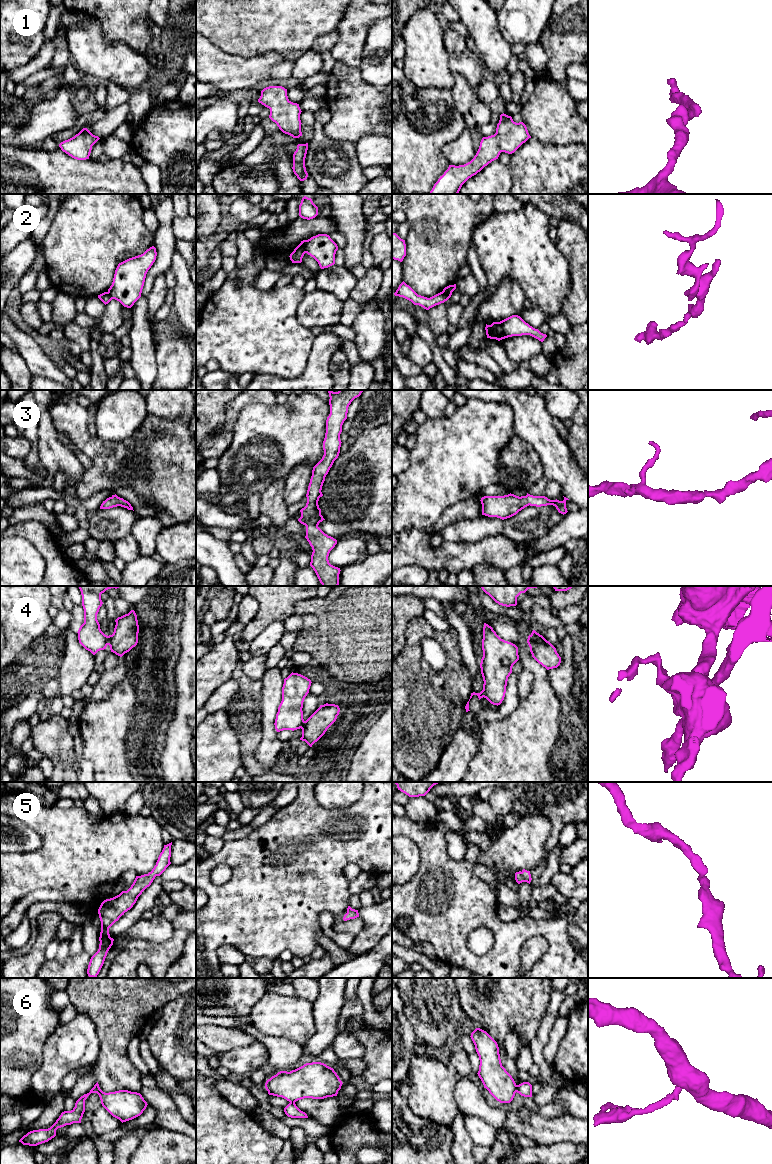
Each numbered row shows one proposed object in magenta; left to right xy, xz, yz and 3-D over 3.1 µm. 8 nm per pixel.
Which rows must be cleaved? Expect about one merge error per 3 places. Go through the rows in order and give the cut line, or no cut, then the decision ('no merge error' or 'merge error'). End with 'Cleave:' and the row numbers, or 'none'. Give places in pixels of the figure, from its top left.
1: cut none; no merge error
2: cut xz (307, 240), (304, 252); merge error
3: cut none; no merge error
4: cut xy (107, 636), (108, 644); merge error
5: cut none; no merge error
6: cut yz (517, 1085), (515, 1091); merge error
Cleave: 2, 4, 6

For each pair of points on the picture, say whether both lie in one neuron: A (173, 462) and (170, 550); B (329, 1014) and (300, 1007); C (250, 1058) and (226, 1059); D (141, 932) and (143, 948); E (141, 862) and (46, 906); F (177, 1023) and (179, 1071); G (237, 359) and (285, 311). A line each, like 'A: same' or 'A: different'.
A: different
B: different
C: same
D: different
E: different
F: same
G: same

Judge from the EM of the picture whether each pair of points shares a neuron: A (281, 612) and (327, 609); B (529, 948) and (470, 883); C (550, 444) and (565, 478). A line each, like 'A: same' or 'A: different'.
A: different
B: different
C: same

